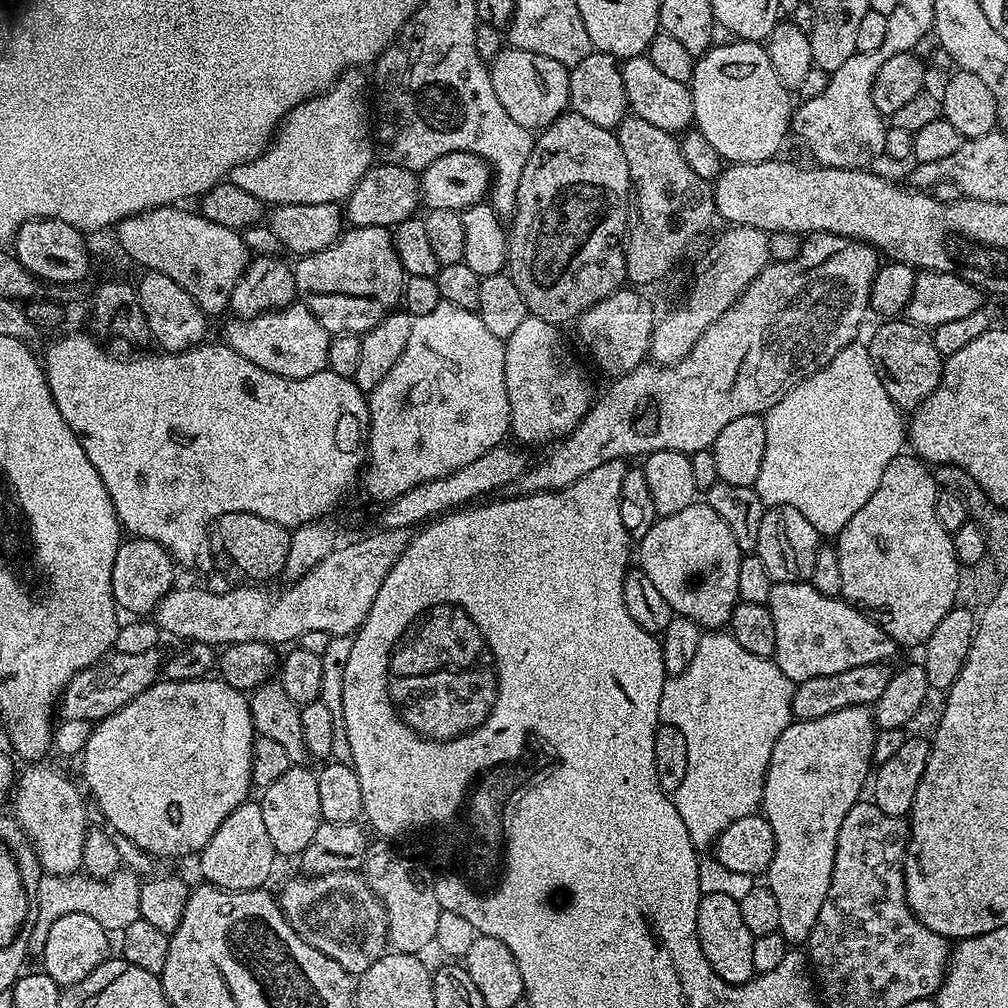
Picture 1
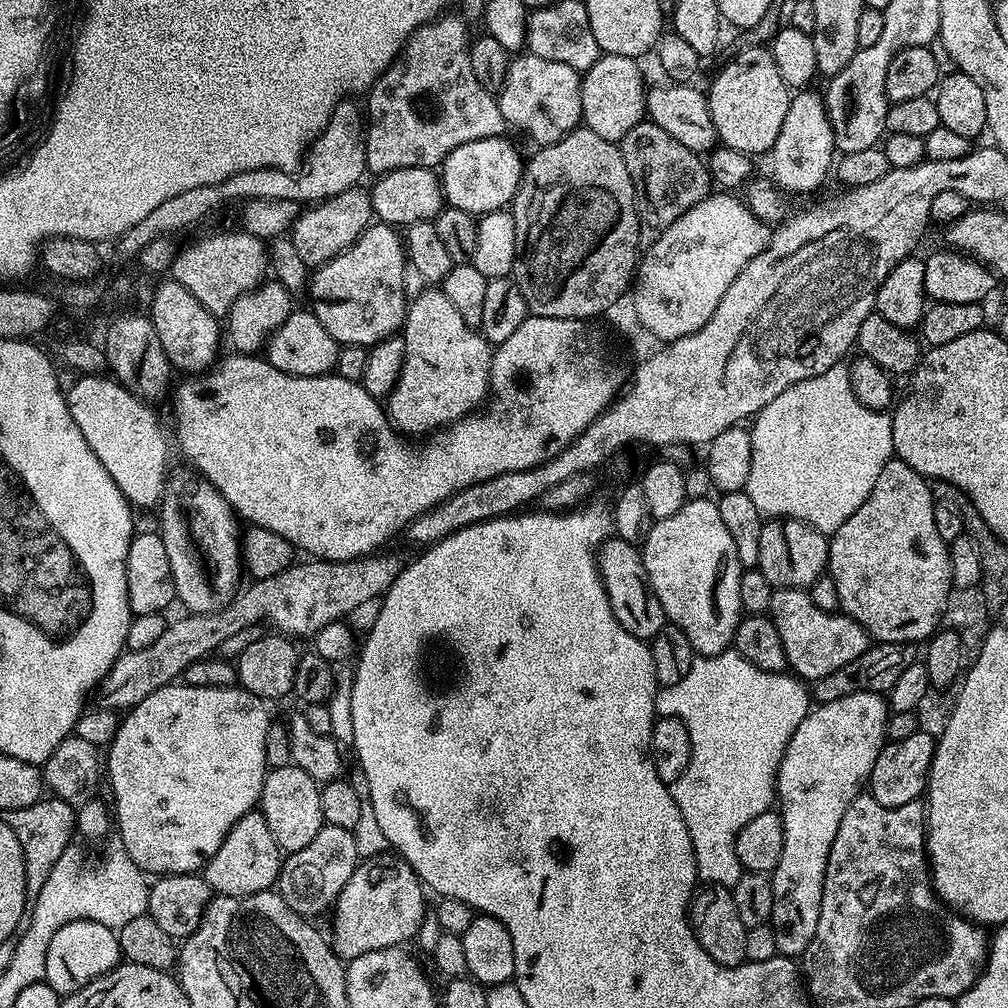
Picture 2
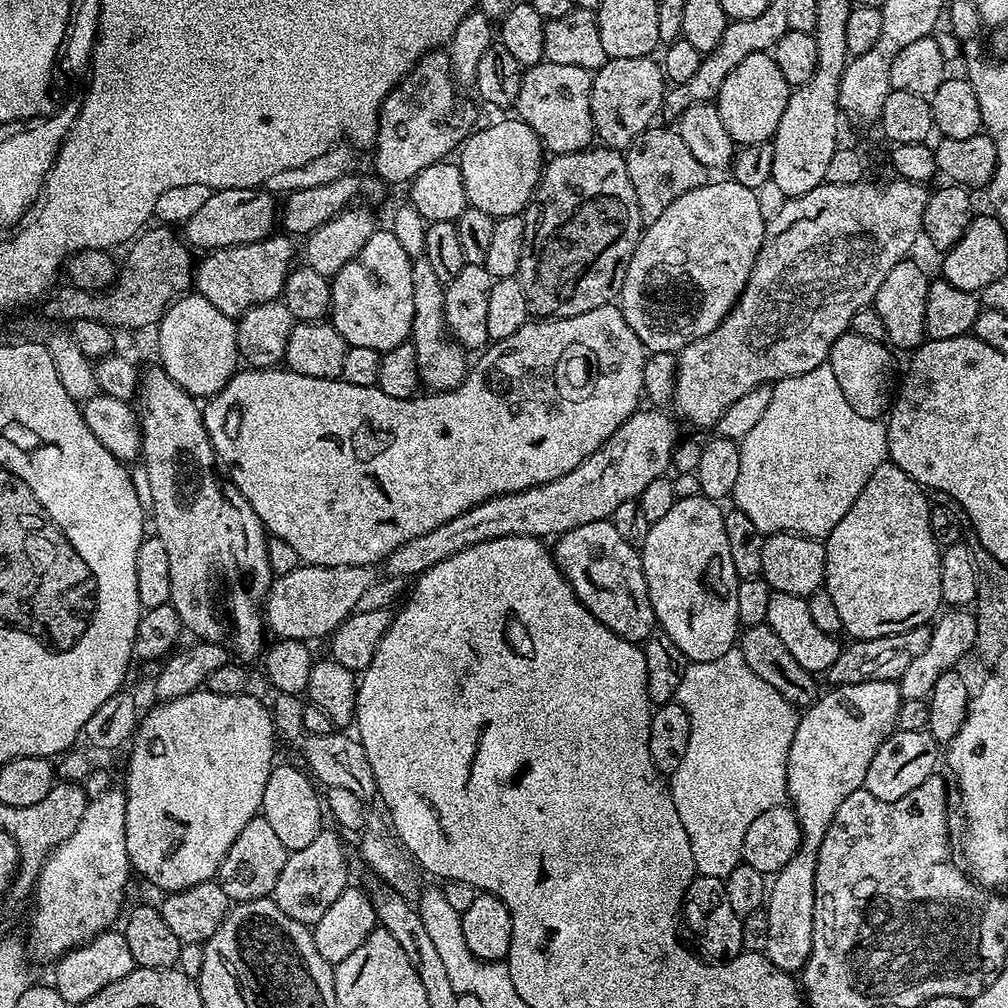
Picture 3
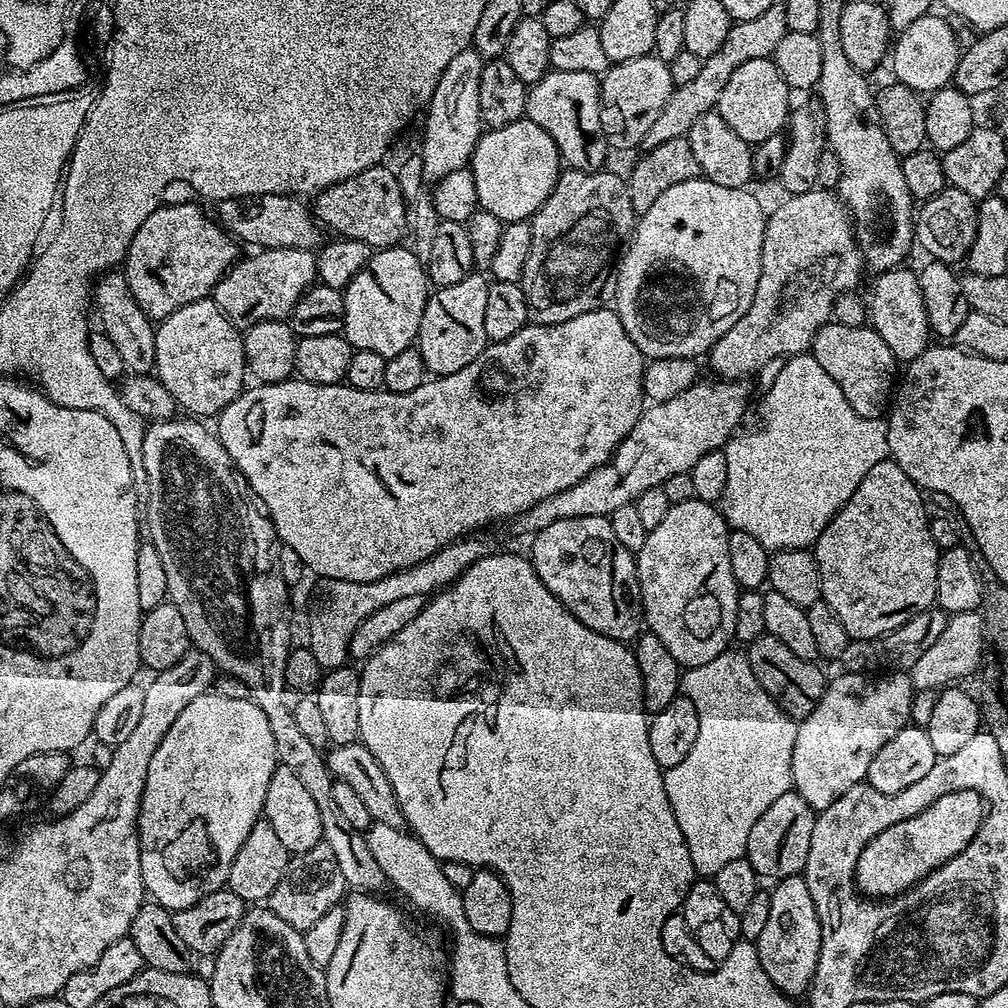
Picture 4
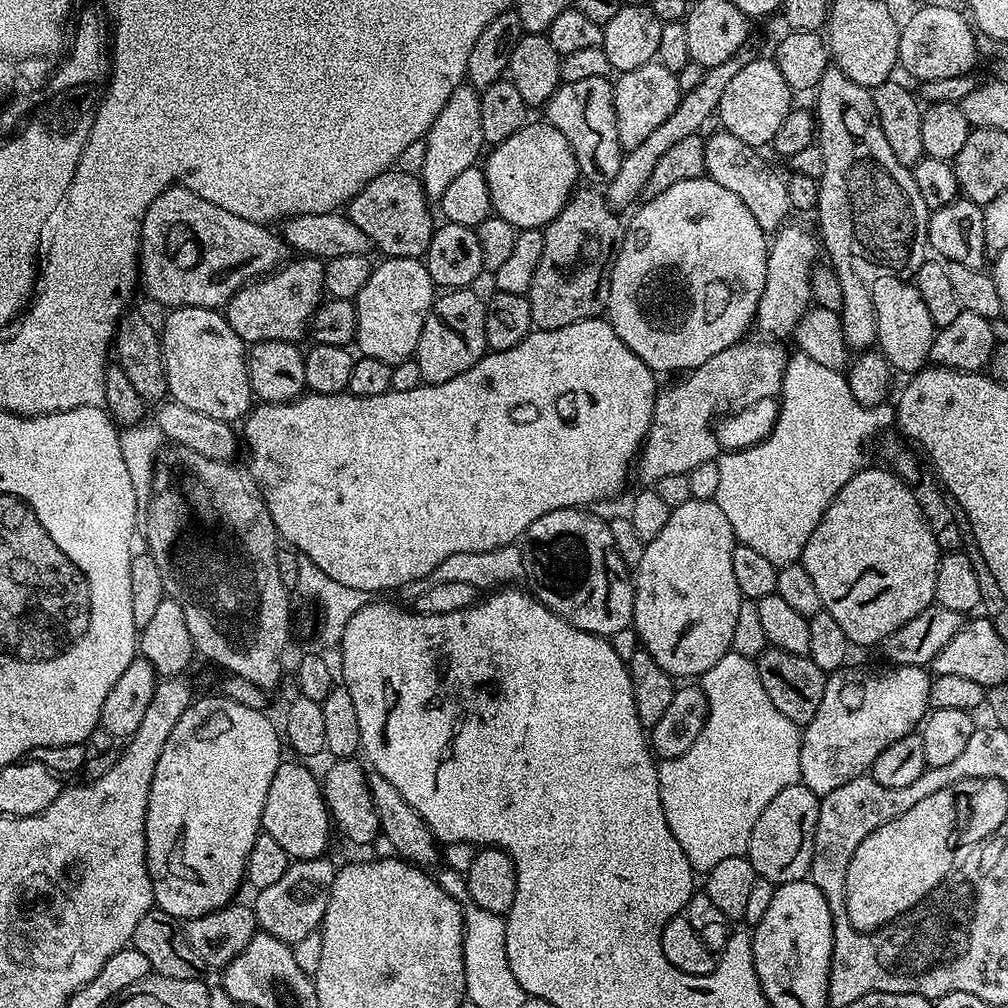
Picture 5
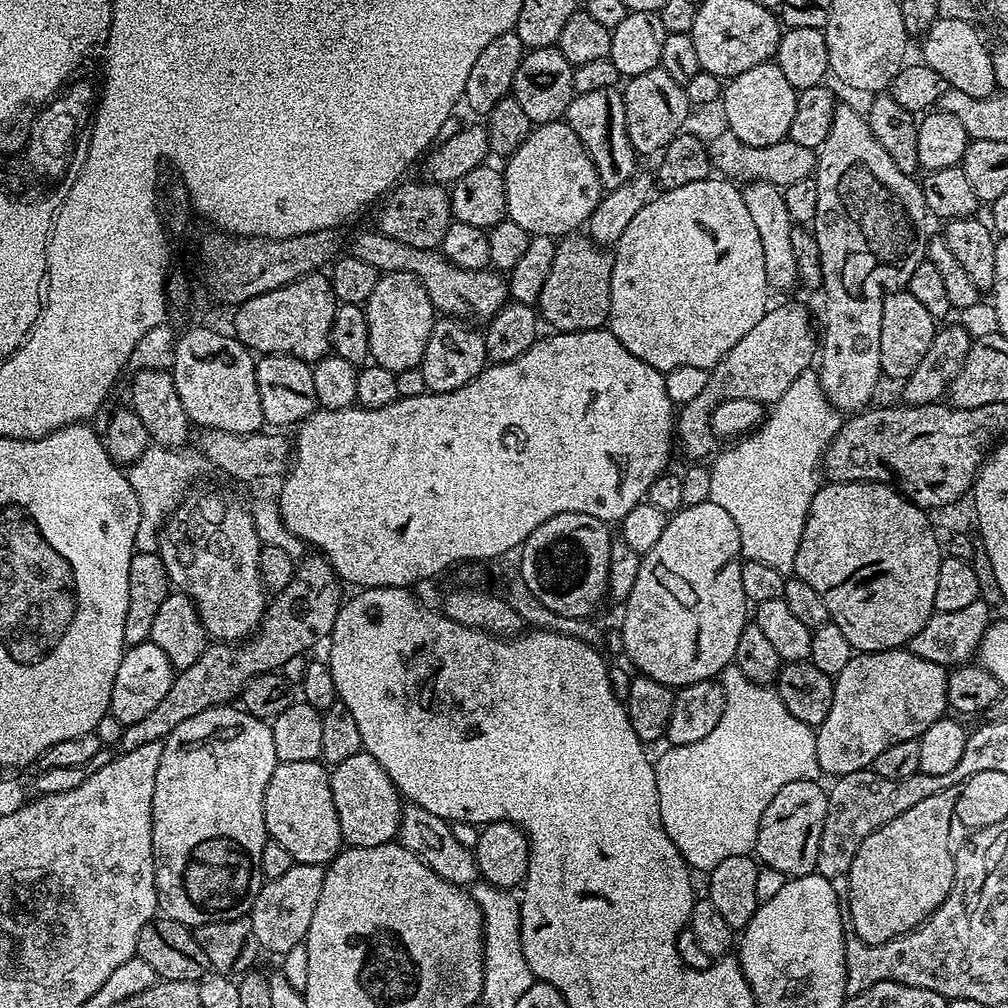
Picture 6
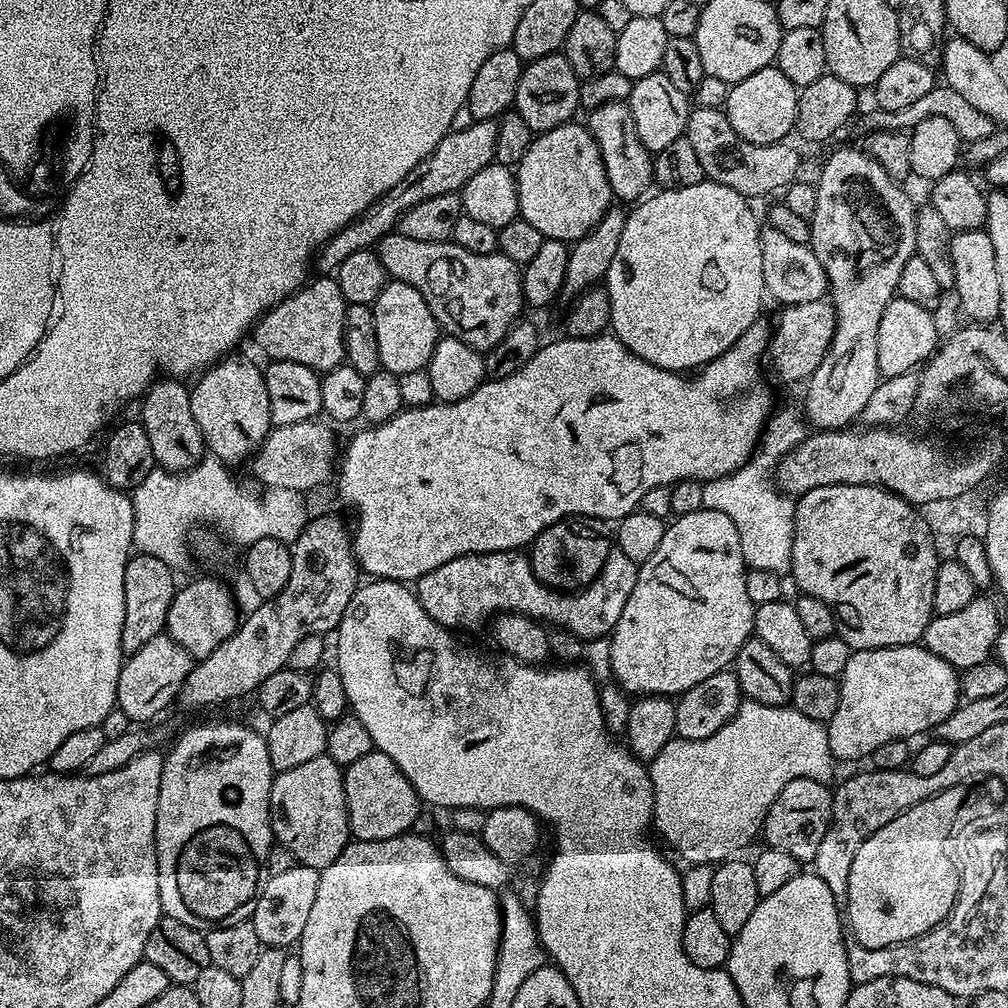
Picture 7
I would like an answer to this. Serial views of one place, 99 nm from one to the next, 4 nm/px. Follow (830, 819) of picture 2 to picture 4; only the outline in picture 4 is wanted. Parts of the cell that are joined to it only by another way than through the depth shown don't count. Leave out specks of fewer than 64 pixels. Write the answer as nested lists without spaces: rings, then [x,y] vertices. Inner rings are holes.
[[[900,670],[868,675],[841,671],[839,675],[827,681],[818,706],[796,726],[792,786],[813,810],[830,806],[830,802],[842,798],[850,786],[865,783],[874,754],[878,754],[898,730],[909,727],[912,719],[911,675]],[[803,875],[788,876],[770,892],[770,919],[762,934],[754,941],[762,970],[766,970],[770,982],[787,996],[800,998],[808,991],[818,966],[818,954],[822,946],[822,930],[818,922],[818,910],[810,890],[806,890]]]

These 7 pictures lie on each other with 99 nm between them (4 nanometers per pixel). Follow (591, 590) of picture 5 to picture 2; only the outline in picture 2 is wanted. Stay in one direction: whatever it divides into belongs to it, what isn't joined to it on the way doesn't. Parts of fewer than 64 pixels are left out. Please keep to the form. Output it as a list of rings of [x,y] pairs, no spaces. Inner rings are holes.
[[[609,538],[598,549],[598,563],[610,610],[614,610],[614,618],[618,618],[620,625],[630,630],[630,634],[634,634],[638,639],[651,641],[653,636],[657,636],[664,629],[666,617],[662,602],[658,602],[658,594],[654,594],[648,581],[648,571],[641,549],[622,539]]]

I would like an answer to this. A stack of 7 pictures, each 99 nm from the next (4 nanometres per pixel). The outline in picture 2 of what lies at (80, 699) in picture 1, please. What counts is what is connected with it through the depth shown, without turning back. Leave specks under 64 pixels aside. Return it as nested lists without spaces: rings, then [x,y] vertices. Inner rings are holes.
[[[373,554],[370,556],[361,556],[359,560],[337,560],[329,562],[319,558],[313,559],[312,564],[293,563],[291,568],[285,570],[282,574],[274,574],[274,578],[265,580],[252,580],[249,588],[237,591],[225,608],[220,612],[193,612],[184,614],[181,620],[169,623],[162,630],[162,634],[152,643],[147,650],[123,651],[120,657],[110,666],[110,670],[105,674],[103,680],[98,685],[98,696],[100,692],[99,703],[103,707],[113,710],[127,710],[133,708],[142,698],[154,694],[162,686],[179,681],[183,677],[186,666],[204,659],[206,656],[213,655],[230,634],[238,634],[251,624],[273,624],[277,633],[283,634],[289,638],[296,636],[307,636],[312,638],[316,632],[322,630],[328,623],[343,621],[348,618],[352,611],[363,609],[366,602],[379,600],[387,592],[396,576],[399,574],[402,561],[396,556],[380,556],[384,554]]]

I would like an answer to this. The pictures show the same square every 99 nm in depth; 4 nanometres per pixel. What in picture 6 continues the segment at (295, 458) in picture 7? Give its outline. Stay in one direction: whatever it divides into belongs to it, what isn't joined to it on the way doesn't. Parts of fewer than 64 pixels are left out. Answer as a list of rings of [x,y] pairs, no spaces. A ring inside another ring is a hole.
[[[205,429],[200,435],[198,446],[209,463],[228,474],[230,477],[250,484],[253,497],[259,500],[275,499],[280,492],[281,482],[287,472],[292,454],[291,443],[280,432],[265,431],[244,433],[242,435],[233,432]]]

